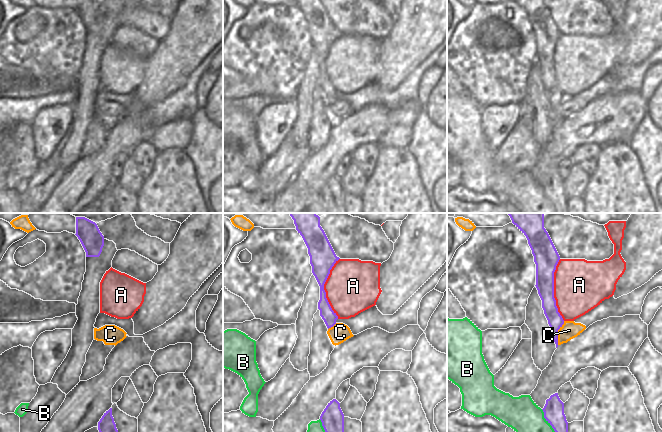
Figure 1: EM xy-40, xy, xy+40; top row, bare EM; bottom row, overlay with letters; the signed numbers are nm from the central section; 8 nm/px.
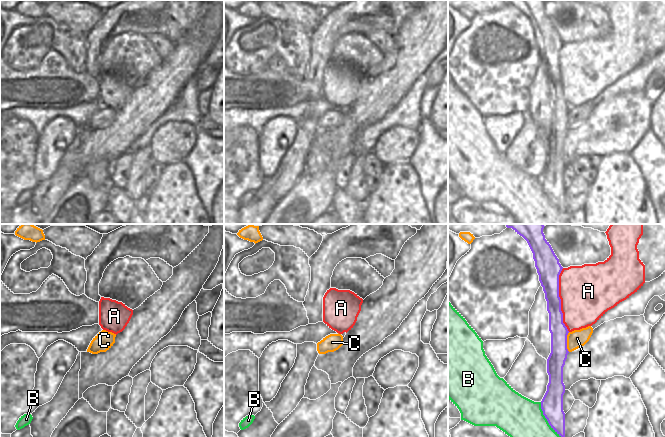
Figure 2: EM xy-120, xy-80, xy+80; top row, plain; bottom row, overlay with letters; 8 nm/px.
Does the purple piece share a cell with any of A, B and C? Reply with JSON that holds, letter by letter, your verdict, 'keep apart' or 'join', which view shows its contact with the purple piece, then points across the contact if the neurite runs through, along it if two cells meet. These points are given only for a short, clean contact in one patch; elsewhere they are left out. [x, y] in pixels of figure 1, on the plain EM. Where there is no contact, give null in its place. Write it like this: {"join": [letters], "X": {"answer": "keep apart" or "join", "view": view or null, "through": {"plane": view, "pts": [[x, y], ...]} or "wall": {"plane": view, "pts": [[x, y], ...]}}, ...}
{"join": [], "A": {"answer": "keep apart", "view": "xy"}, "B": {"answer": "keep apart", "view": "xy+40"}, "C": {"answer": "keep apart", "view": "xy+40", "wall": {"plane": "xy+40", "pts": [[564, 97], [558, 106], [557, 120]]}}}

